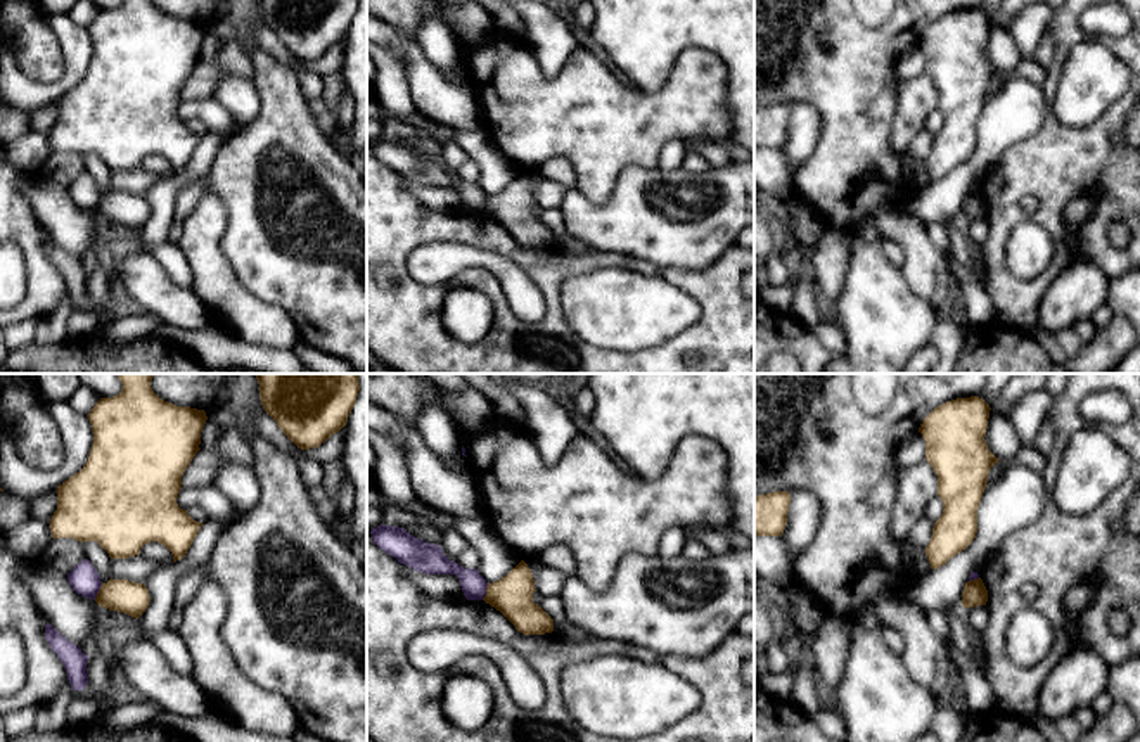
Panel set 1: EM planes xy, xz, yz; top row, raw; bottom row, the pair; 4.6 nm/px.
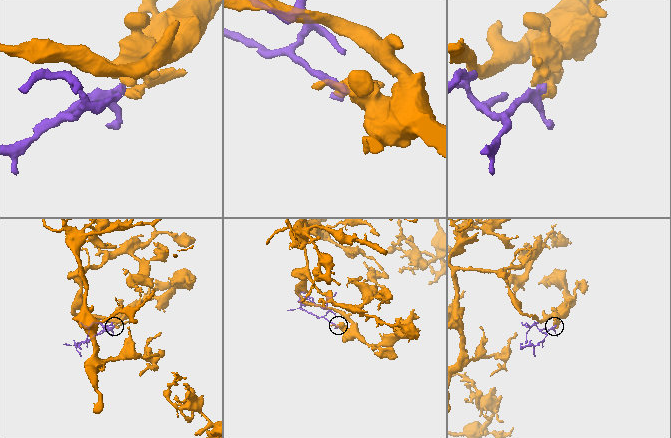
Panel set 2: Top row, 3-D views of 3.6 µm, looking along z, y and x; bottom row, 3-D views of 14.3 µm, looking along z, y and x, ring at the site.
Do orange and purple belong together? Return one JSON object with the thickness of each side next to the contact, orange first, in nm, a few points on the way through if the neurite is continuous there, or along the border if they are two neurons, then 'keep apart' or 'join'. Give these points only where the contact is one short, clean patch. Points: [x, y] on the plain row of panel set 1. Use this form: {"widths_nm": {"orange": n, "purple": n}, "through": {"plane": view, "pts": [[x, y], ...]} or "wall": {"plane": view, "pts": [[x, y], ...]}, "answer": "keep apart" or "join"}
{"widths_nm": {"orange": 150, "purple": 140}, "wall": {"plane": "xy", "pts": [[102, 196], [94, 211]]}, "answer": "keep apart"}

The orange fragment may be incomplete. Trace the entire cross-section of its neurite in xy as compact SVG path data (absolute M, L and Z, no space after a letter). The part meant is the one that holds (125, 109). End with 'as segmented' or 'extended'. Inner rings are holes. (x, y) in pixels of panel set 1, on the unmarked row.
M123 0L112 10L100 10L86 29L93 43L92 62L83 81L57 99L57 123L48 135L52 150L97 154L111 171L135 170L144 157L157 154L171 164L173 175L183 171L202 135L180 121L176 111L182 102L182 88L201 62L206 24L168 16L152 0Z | as segmented

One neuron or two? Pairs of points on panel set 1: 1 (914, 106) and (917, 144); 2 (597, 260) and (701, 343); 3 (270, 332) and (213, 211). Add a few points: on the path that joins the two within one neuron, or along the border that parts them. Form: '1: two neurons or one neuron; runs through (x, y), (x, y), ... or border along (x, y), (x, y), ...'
1: two neurons; border along (924, 128), (905, 151)
2: one neuron; runs through (635, 265), (685, 279), (710, 305)
3: one neuron; runs through (241, 303), (210, 268), (210, 241)

